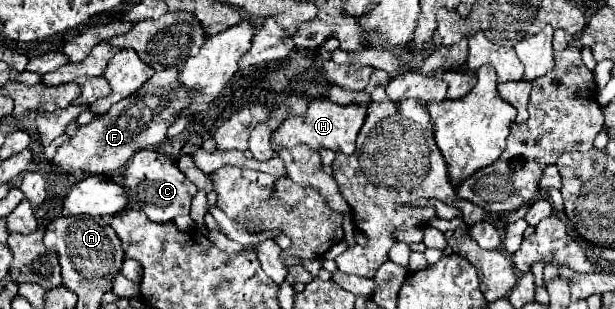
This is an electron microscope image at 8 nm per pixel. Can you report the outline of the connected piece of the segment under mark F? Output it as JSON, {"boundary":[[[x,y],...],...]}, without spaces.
{"boundary":[[[164,68],[156,72],[134,96],[120,100],[110,108],[110,112],[94,118],[88,126],[78,128],[76,134],[68,142],[64,142],[50,160],[56,166],[56,172],[74,174],[80,170],[84,174],[108,176],[118,168],[126,166],[134,152],[162,144],[170,126],[170,116],[186,108],[188,102],[186,88],[178,84],[178,72],[178,68]]]}

